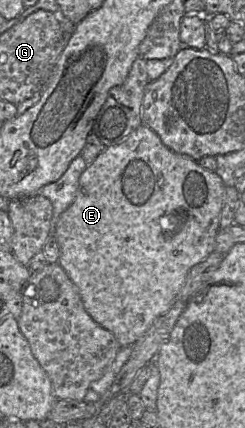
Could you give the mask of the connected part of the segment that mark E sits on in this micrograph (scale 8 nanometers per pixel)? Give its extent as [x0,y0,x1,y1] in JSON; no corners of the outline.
[54,124,225,347]

